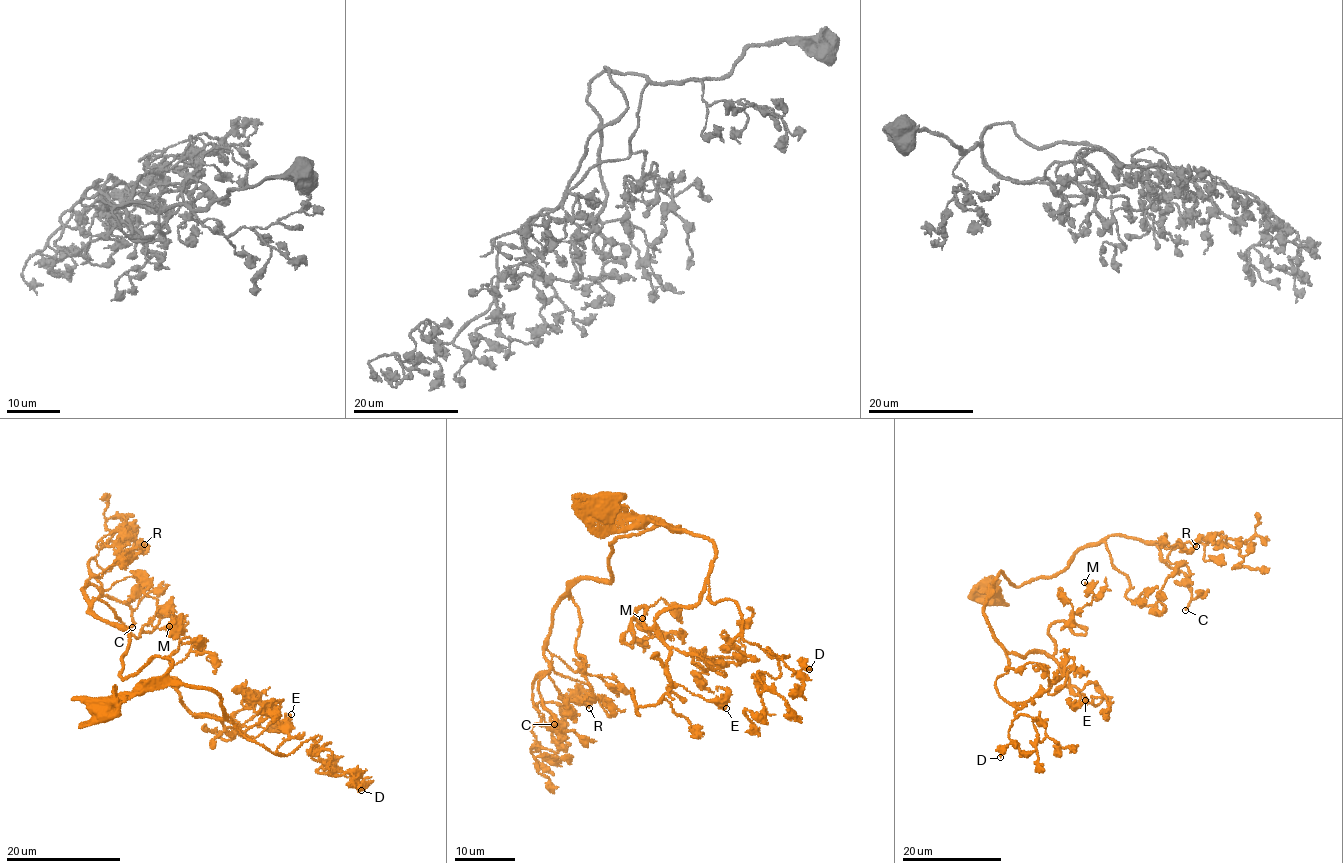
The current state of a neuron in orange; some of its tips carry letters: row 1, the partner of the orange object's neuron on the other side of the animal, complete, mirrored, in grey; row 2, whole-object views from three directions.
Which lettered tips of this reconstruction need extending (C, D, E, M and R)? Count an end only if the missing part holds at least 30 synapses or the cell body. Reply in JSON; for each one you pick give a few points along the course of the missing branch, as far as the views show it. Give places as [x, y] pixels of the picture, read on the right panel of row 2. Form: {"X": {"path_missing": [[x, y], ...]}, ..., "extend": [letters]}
{"extend": []}

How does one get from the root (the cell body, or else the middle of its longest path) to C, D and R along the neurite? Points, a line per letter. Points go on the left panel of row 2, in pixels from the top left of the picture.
C: (103, 707), (172, 663), (122, 677), (130, 640), (92, 611), (88, 581), (130, 606), (132, 627)
D: (103, 707), (206, 689), (275, 754), (319, 736), (311, 752), (331, 751), (329, 774), (361, 790)
R: (103, 707), (142, 694), (172, 666), (156, 656), (122, 677), (130, 640), (100, 620), (83, 589), (144, 544)

